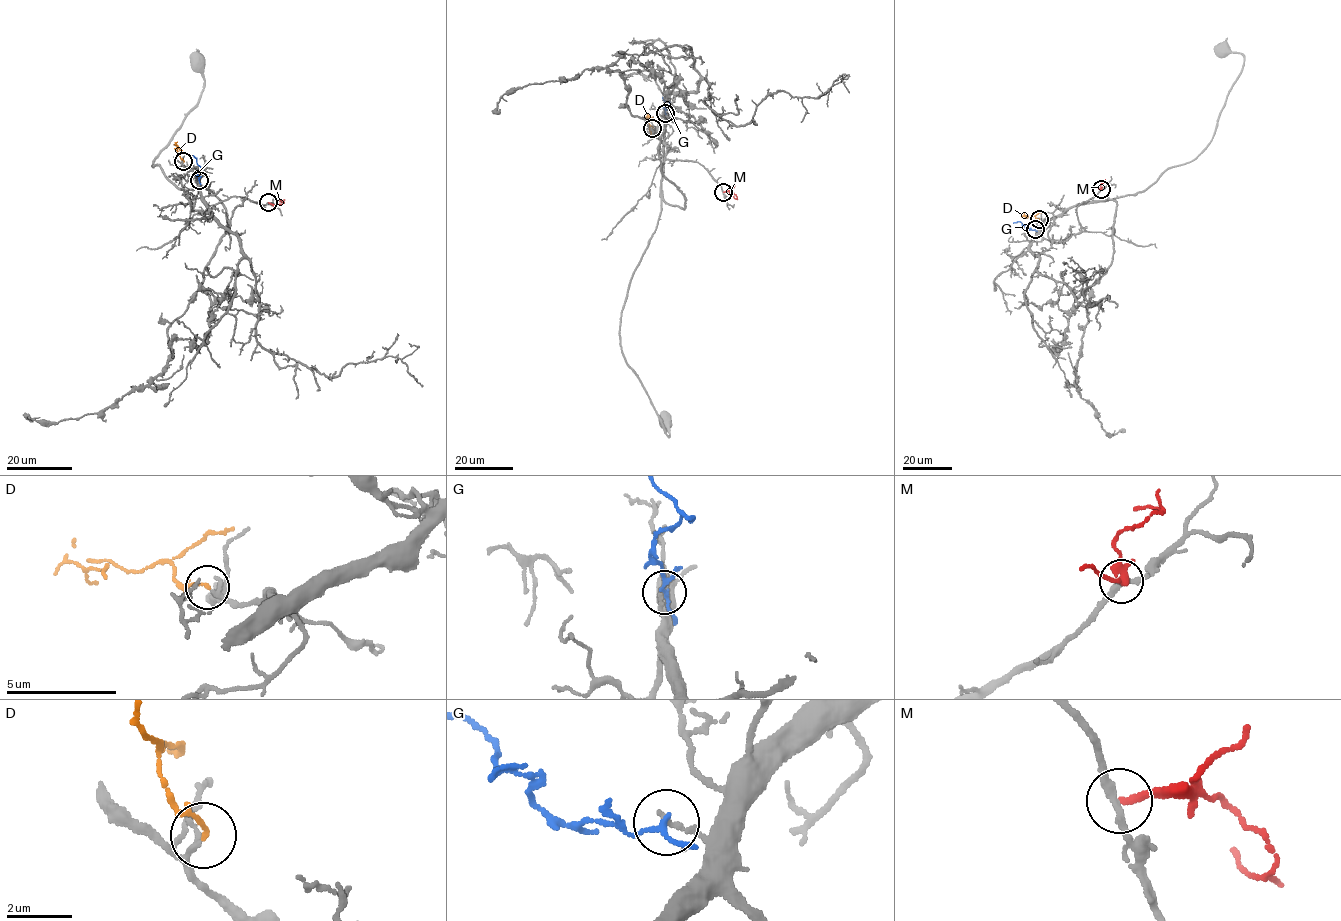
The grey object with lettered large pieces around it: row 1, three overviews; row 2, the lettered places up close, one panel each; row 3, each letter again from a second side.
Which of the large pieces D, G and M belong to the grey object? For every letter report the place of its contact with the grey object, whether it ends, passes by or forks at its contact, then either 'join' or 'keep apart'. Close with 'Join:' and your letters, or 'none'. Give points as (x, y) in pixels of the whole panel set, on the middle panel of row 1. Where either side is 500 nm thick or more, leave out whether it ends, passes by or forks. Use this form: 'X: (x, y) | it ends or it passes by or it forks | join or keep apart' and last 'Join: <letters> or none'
D: (652, 128) | it passes by | join
G: (665, 113) | it passes by | keep apart
M: (723, 192) | it ends | keep apart
Join: D

